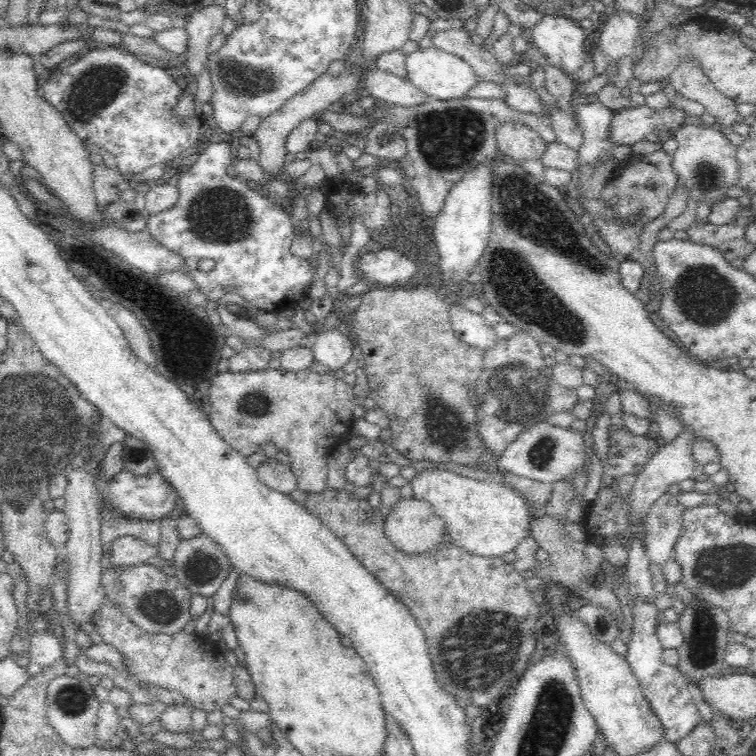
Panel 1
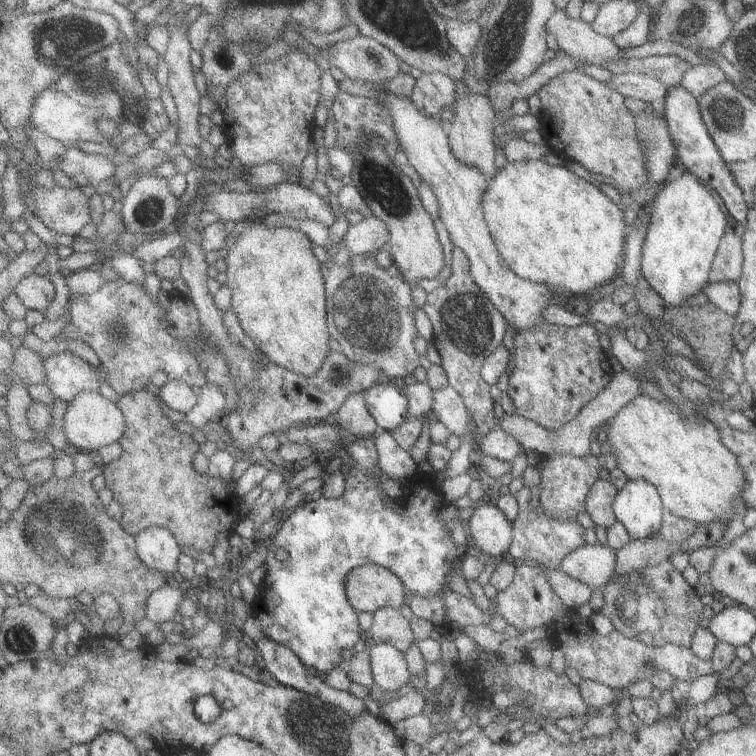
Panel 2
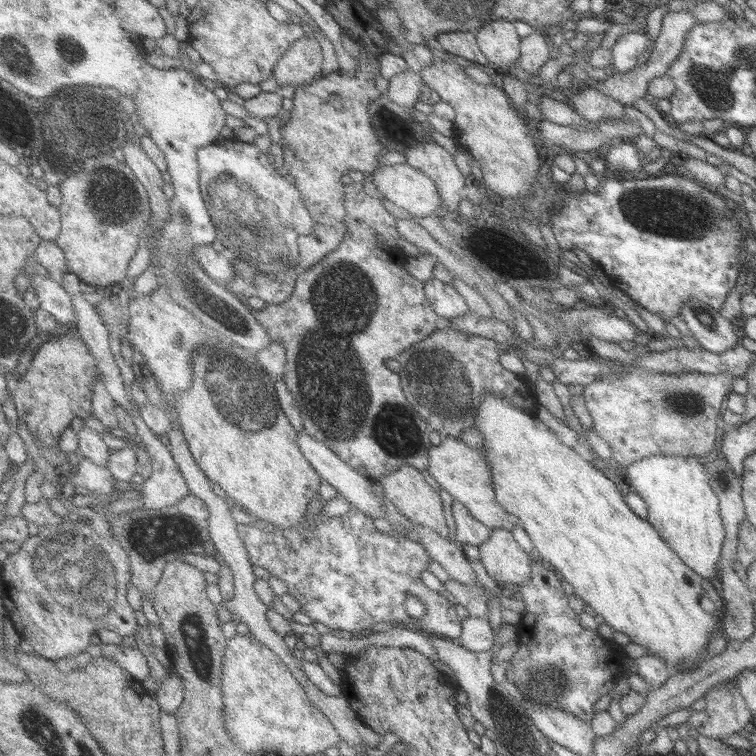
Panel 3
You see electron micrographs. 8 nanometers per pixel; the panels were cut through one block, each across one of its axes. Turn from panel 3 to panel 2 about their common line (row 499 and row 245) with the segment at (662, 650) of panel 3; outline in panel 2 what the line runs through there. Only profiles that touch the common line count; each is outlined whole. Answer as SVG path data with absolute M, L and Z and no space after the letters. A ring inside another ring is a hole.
M545 160L507 162L493 178L487 180L489 186L483 192L485 220L499 252L521 278L547 284L557 292L571 292L573 298L583 298L587 290L611 280L619 270L619 262L625 262L625 210L617 202L609 200L609 196L589 180L563 166L551 166Z

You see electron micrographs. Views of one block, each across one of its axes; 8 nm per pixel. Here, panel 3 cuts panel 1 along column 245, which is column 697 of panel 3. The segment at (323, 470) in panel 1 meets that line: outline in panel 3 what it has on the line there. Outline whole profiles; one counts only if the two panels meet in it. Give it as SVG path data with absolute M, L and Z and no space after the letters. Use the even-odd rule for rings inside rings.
M631 370L623 378L603 378L585 388L587 408L595 422L595 432L611 446L611 462L619 468L629 468L631 464L649 458L653 454L675 454L675 456L707 456L715 450L717 440L723 430L719 430L719 418L725 412L727 396L733 394L735 376L729 374L647 374L641 370Z

